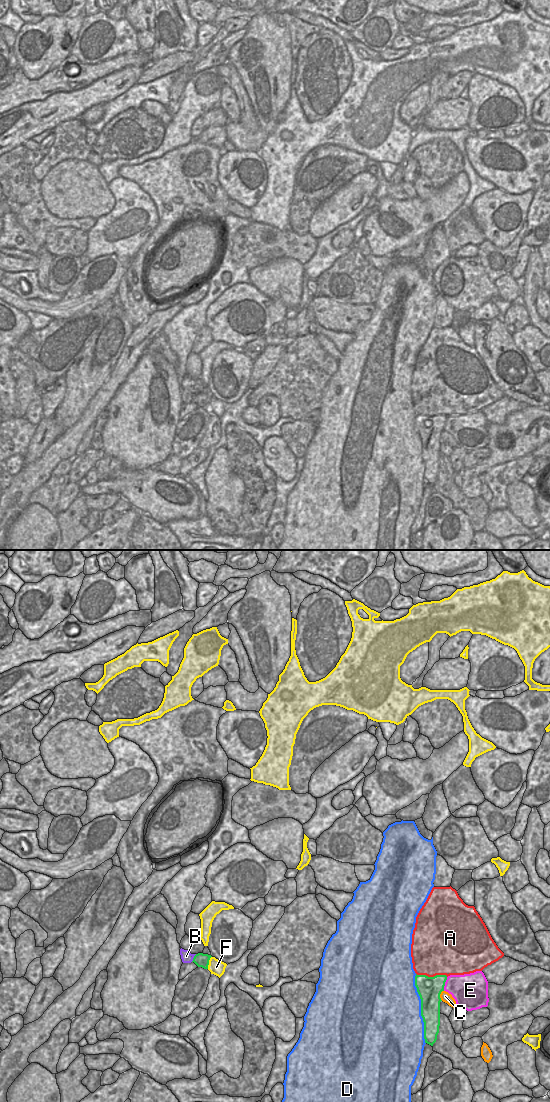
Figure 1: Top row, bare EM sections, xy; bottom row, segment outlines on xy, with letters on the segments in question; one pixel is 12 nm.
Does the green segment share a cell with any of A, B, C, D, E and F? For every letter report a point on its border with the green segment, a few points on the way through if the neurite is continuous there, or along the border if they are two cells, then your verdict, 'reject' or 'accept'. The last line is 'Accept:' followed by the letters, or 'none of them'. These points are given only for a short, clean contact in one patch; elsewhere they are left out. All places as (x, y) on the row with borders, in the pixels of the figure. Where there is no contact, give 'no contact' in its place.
A: xy (432, 977) | reject
B: xy (193, 958) | along xy (196, 954), (191, 961) | reject
C: xy (439, 995) | reject
D: xy (421, 1009) | reject
E: xy (444, 984) | reject
F: xy (208, 962) | reject
Accept: none of them

